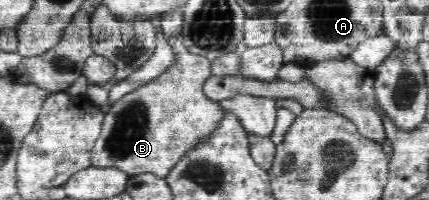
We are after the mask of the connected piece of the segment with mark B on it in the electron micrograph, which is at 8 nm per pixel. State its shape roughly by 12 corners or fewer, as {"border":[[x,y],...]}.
{"border":[[182,27],[105,112],[92,165],[166,179],[227,118]]}

